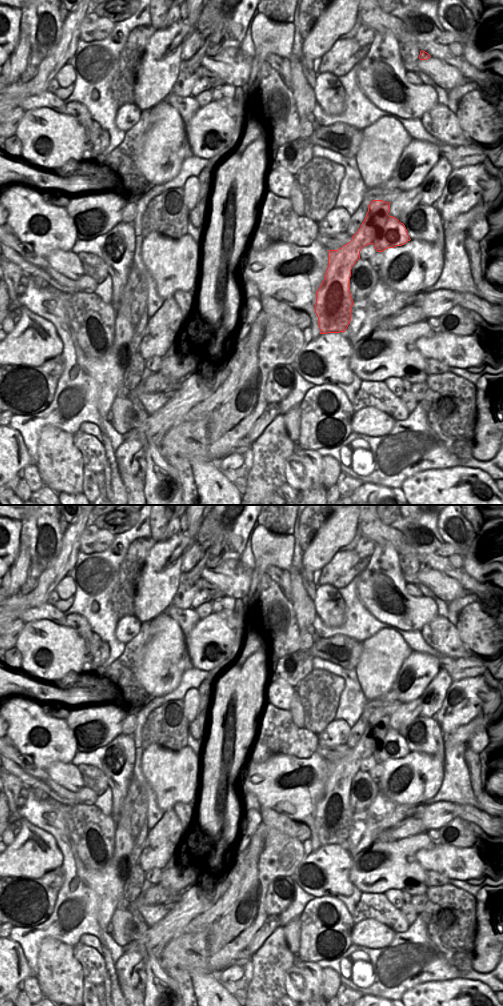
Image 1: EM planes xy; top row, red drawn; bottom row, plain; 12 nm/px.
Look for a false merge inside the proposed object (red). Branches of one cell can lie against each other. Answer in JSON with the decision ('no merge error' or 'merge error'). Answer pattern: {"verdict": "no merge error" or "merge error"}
{"verdict": "merge error"}

